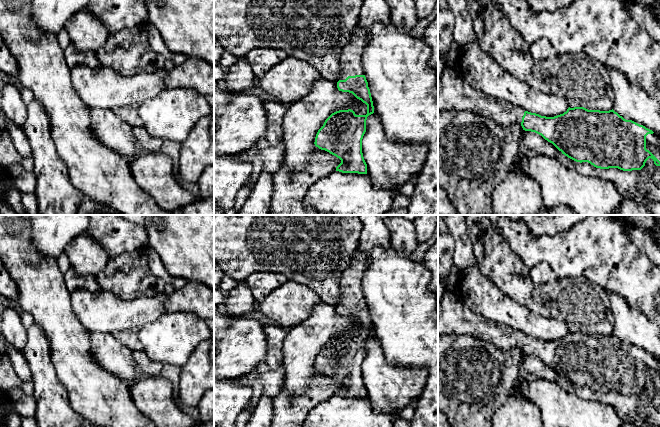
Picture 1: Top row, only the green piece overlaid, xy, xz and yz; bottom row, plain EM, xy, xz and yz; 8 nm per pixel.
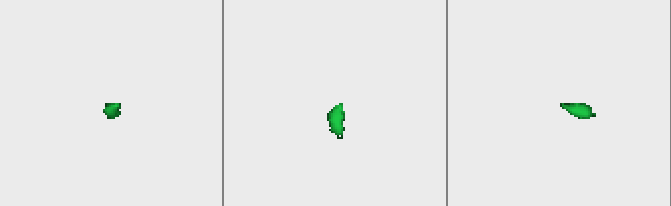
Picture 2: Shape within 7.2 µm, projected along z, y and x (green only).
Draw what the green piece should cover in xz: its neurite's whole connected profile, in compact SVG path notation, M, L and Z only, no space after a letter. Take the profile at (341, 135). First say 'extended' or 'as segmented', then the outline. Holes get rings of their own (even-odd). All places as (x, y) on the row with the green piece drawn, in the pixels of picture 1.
extended; M358 24L340 56L340 79L337 88L352 93L367 105L366 115L356 115L351 109L332 113L318 130L315 146L341 160L336 171L367 174L362 153L362 139L366 132L367 117L374 113L373 101L364 75L362 56L367 35Z

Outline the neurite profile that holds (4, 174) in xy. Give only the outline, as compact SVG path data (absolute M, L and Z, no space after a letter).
M0 167L0 202L4 200L5 187L3 184L3 180L5 178L10 178L10 176L9 176L6 168Z

